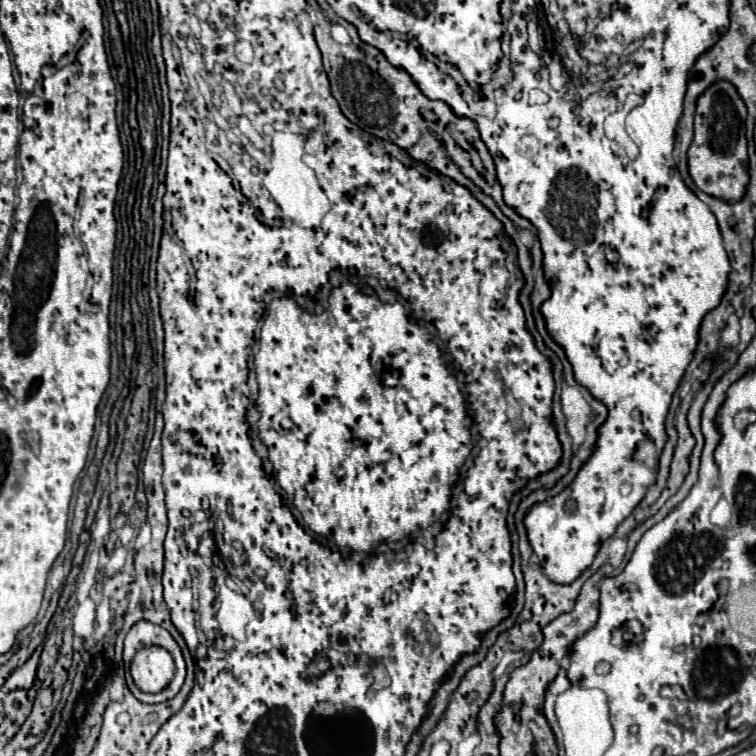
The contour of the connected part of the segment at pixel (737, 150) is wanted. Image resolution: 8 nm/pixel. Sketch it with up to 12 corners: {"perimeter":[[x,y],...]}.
{"perimeter":[[729,81],[697,99],[693,183],[735,203],[747,187],[745,107]]}

